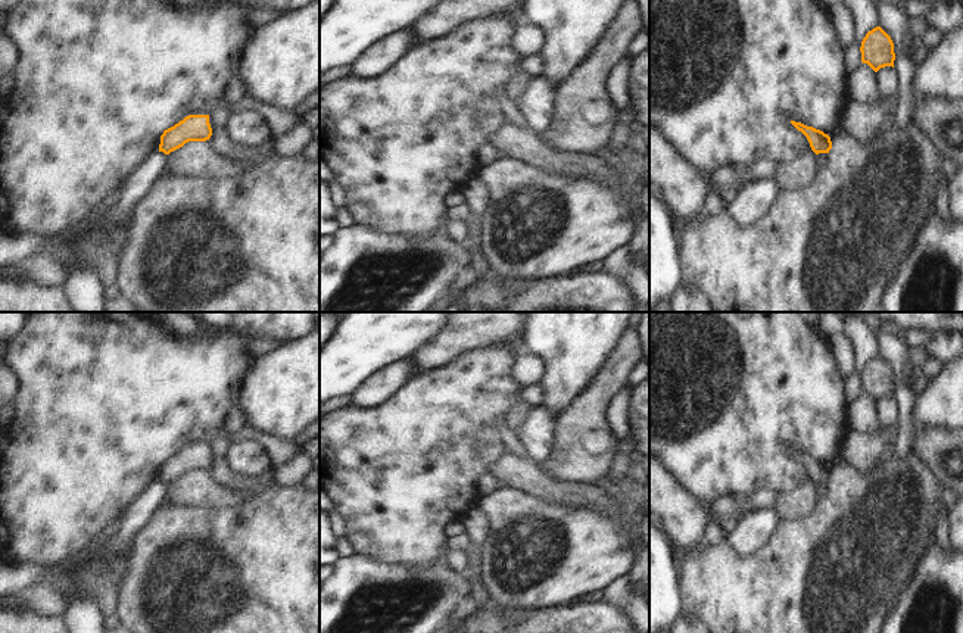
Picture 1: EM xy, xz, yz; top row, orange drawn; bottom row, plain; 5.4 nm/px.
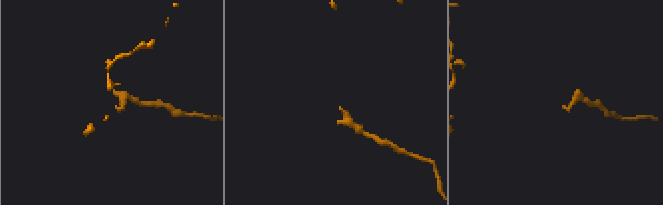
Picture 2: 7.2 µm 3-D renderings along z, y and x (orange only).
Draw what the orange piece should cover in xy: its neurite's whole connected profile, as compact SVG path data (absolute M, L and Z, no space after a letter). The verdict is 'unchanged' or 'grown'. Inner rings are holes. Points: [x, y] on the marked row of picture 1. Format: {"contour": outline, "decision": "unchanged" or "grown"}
{"contour": "M188 115L160 135L159 152L169 155L188 141L206 141L212 135L209 115Z", "decision": "unchanged"}

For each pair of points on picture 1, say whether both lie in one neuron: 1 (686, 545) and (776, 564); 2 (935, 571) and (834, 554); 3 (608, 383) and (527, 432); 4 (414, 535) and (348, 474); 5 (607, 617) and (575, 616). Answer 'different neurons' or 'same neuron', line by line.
1: different neurons
2: different neurons
3: different neurons
4: same neuron
5: same neuron

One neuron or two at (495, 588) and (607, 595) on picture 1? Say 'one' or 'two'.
two

